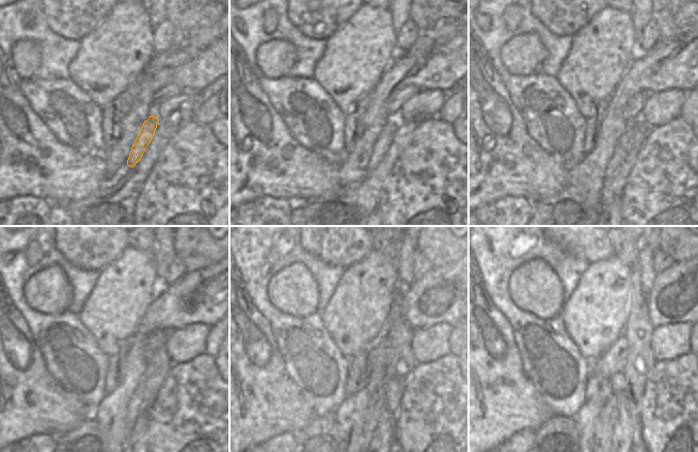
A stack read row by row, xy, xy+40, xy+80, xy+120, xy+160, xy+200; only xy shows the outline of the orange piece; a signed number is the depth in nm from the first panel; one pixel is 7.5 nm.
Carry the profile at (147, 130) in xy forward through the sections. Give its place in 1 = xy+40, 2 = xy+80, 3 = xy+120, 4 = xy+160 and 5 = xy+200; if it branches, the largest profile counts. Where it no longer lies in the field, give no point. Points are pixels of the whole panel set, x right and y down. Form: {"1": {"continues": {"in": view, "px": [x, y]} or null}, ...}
{"1": {"continues": {"in": "xy+40", "px": [386, 134]}}, "2": {"continues": {"in": "xy+80", "px": [620, 154]}}, "3": {"continues": {"in": "xy+120", "px": [135, 408]}}, "4": {"continues": {"in": "xy+160", "px": [377, 401]}}, "5": {"continues": {"in": "xy+200", "px": [602, 441]}}}

